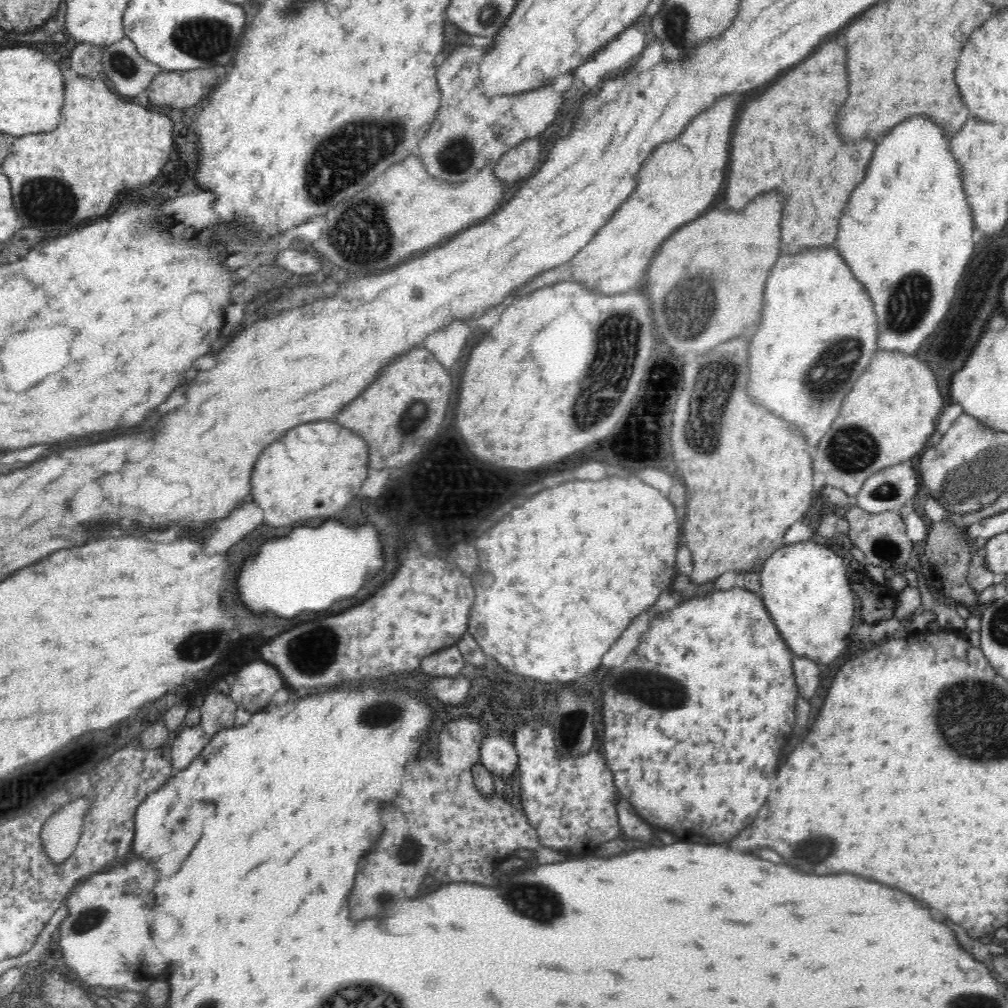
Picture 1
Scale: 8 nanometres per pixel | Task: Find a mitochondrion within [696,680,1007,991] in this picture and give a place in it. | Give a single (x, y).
(815, 847)

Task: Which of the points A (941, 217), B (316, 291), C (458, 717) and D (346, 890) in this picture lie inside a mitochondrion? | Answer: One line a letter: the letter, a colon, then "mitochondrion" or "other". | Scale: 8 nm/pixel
A: other
B: other
C: other
D: other

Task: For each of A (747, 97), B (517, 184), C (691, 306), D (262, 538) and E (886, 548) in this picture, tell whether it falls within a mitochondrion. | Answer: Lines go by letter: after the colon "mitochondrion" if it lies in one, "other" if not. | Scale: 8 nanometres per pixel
A: other
B: other
C: mitochondrion
D: other
E: mitochondrion

